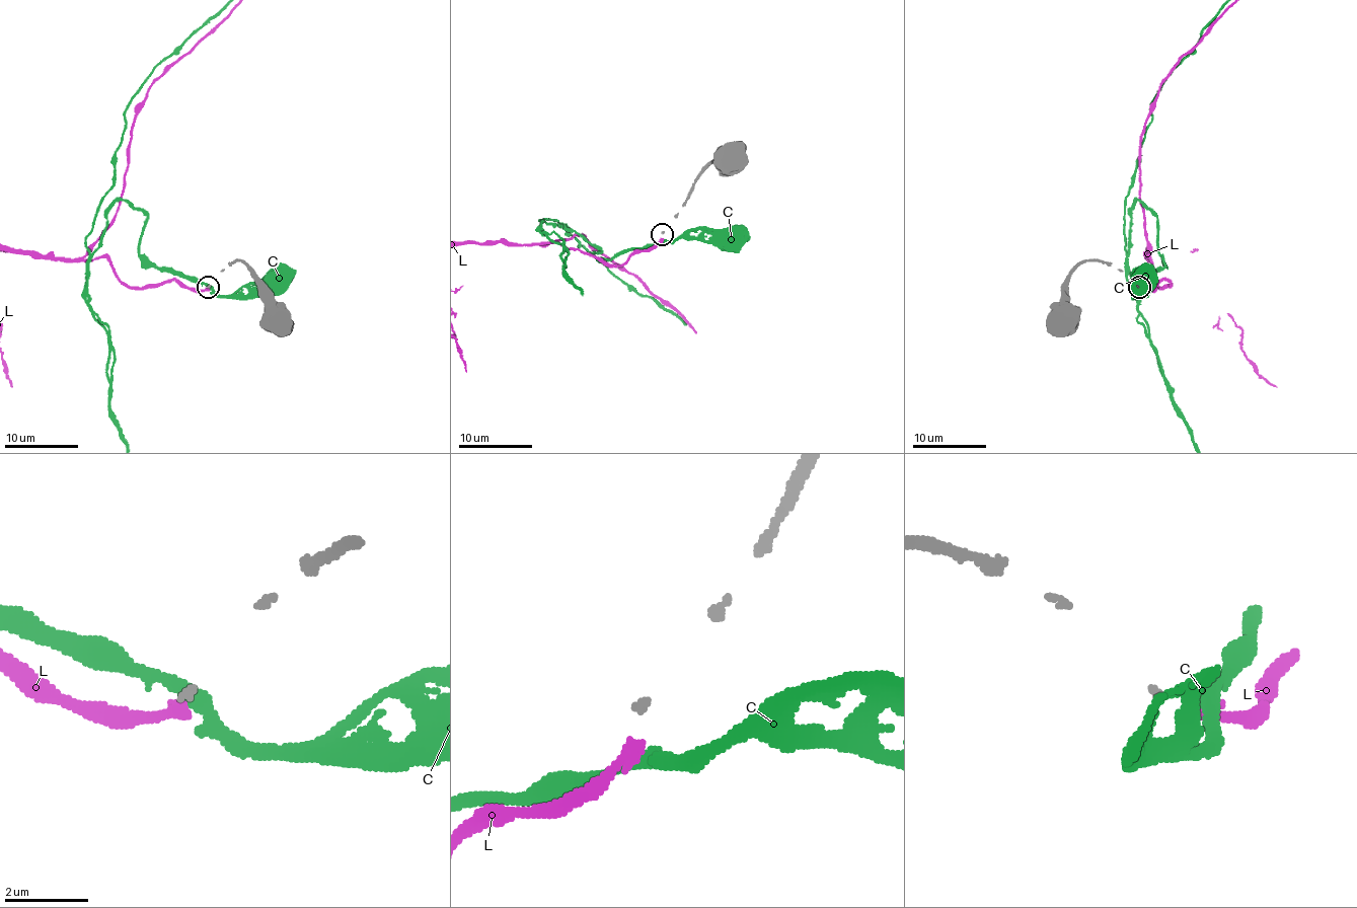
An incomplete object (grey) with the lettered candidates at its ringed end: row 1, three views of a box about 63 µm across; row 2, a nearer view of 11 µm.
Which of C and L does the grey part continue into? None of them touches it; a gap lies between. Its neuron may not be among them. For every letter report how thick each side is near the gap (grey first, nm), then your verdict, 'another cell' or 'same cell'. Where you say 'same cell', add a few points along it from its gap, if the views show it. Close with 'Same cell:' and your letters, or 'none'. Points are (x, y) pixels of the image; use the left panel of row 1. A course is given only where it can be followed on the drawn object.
C: calibres 150 and 360 nm; another cell
L: calibres 150 and 320 nm; same cell
Same cell: L

